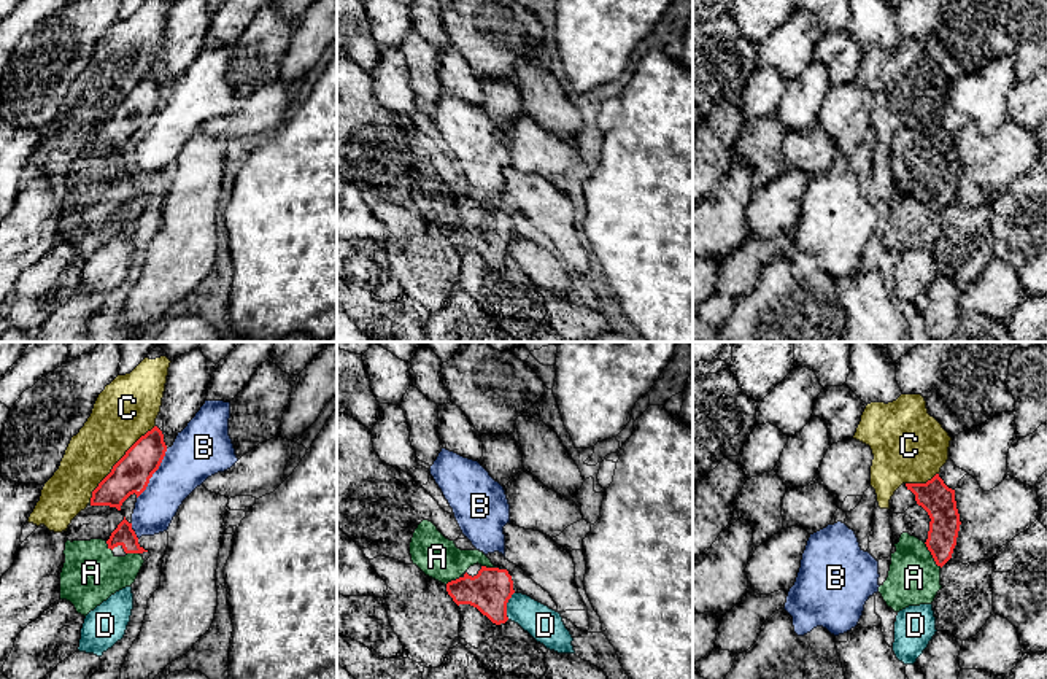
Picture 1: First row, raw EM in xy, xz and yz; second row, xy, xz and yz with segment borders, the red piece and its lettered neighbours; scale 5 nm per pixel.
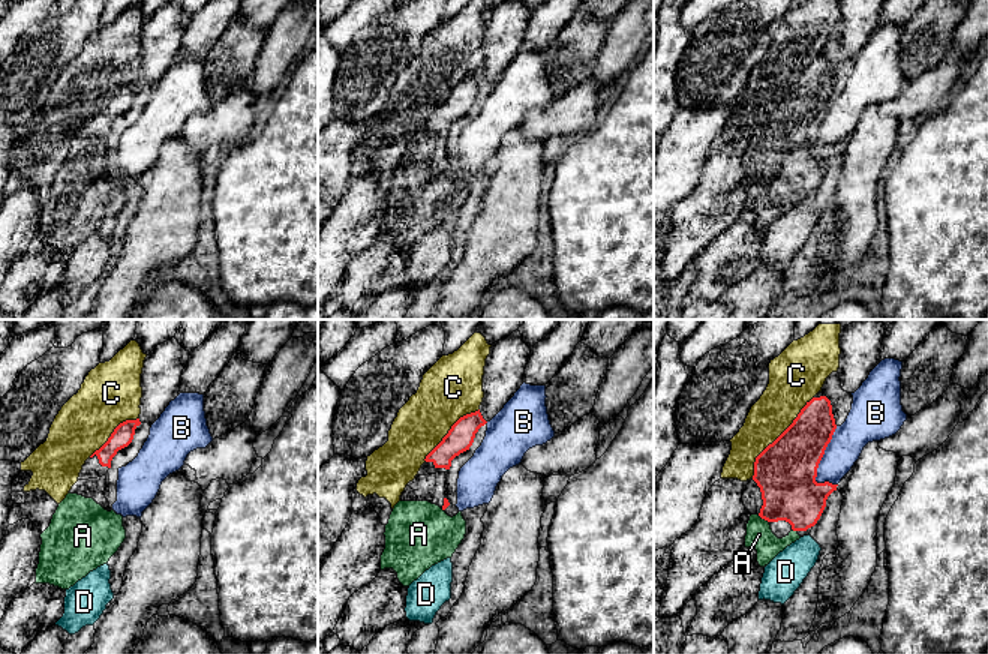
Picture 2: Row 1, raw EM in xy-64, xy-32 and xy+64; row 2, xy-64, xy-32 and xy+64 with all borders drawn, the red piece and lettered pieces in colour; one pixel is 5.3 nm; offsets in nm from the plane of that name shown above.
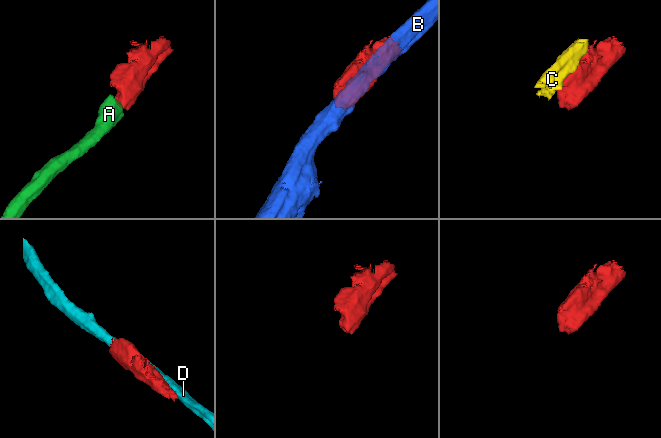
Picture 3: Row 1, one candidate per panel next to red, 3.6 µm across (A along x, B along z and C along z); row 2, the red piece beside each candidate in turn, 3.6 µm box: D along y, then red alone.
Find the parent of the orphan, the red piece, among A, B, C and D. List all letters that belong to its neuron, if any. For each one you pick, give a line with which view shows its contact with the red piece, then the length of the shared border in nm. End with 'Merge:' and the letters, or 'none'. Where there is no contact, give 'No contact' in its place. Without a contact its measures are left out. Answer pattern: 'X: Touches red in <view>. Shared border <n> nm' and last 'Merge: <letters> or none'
A: Touches red in yz. Shared border 160 nm
Merge: A

